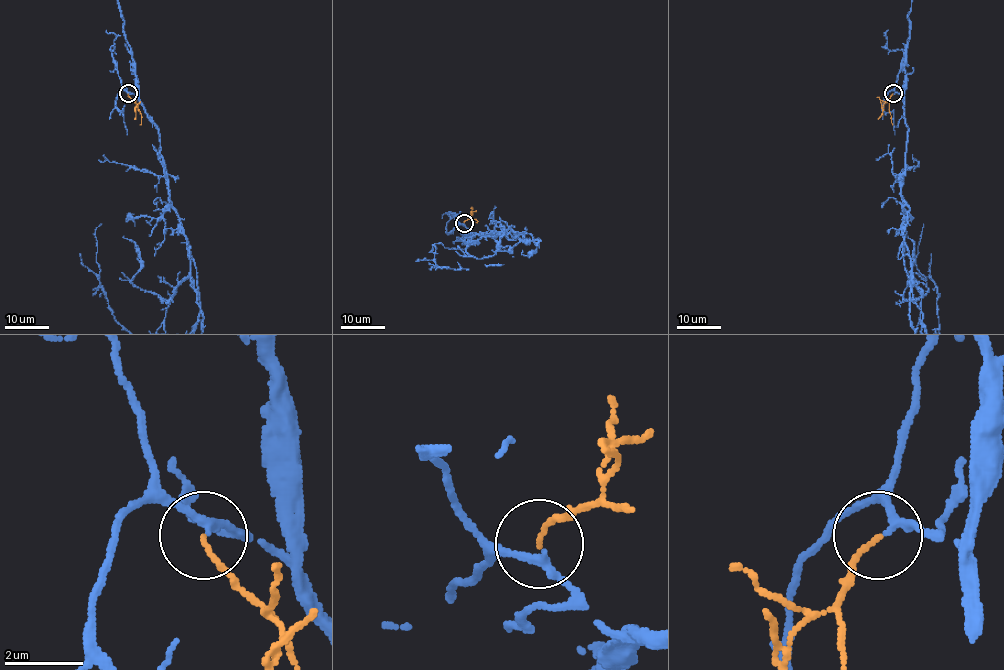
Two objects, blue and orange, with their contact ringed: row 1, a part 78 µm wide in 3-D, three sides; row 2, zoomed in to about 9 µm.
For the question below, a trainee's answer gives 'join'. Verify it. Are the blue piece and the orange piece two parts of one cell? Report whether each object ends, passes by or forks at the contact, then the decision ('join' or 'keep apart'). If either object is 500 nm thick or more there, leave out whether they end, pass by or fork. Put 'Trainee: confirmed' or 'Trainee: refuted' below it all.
blue passes by; orange ends there; join
Trainee: confirmed

